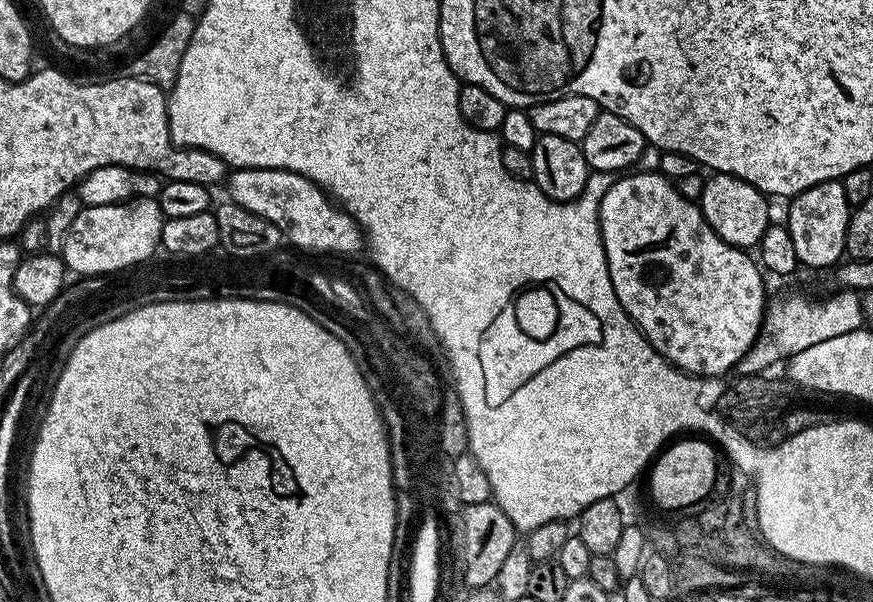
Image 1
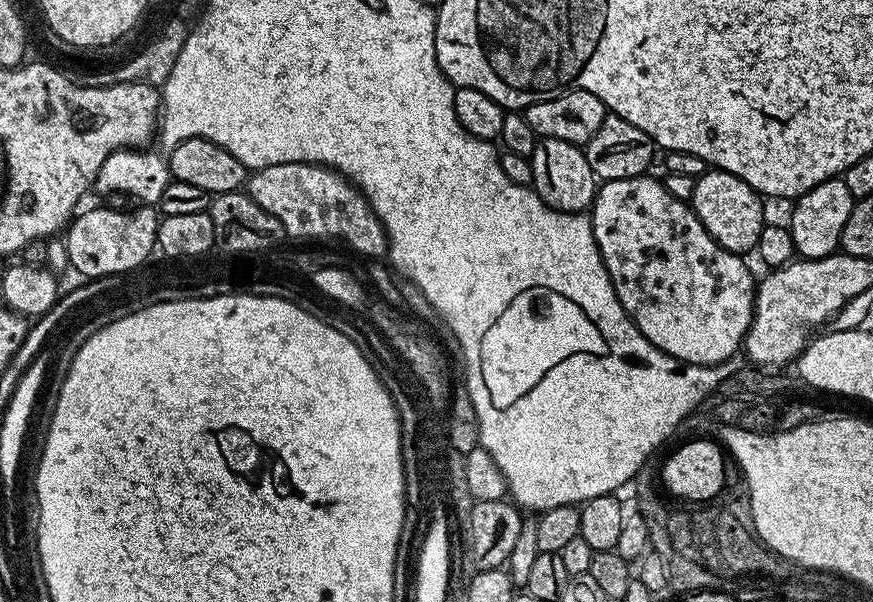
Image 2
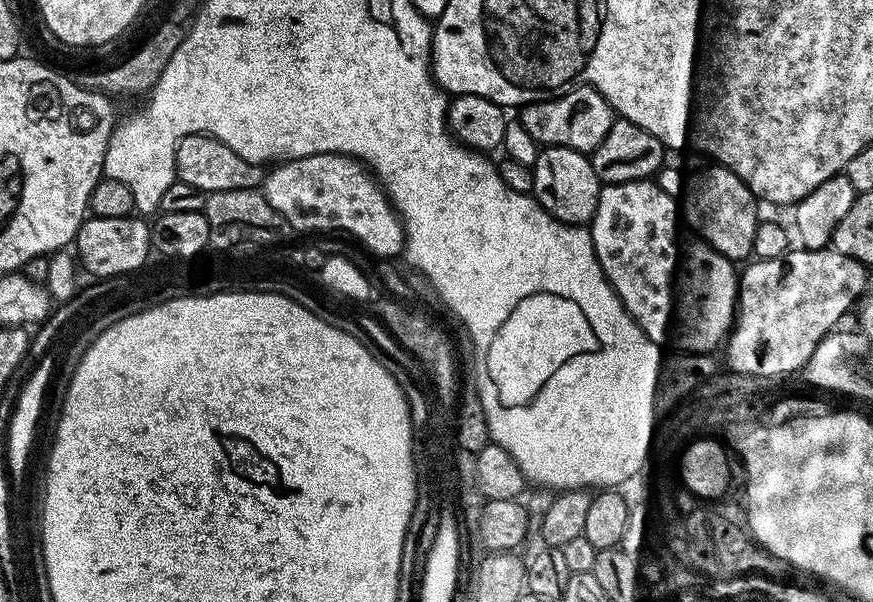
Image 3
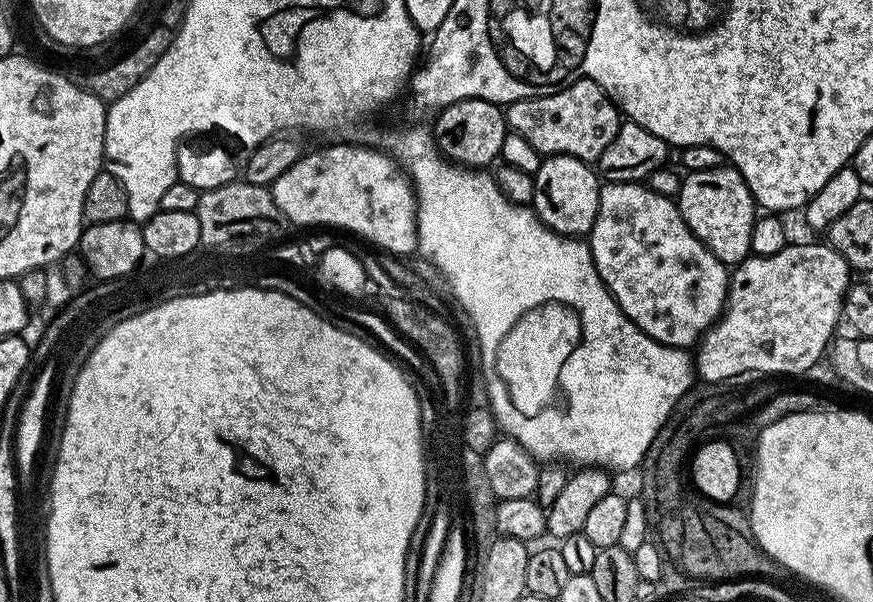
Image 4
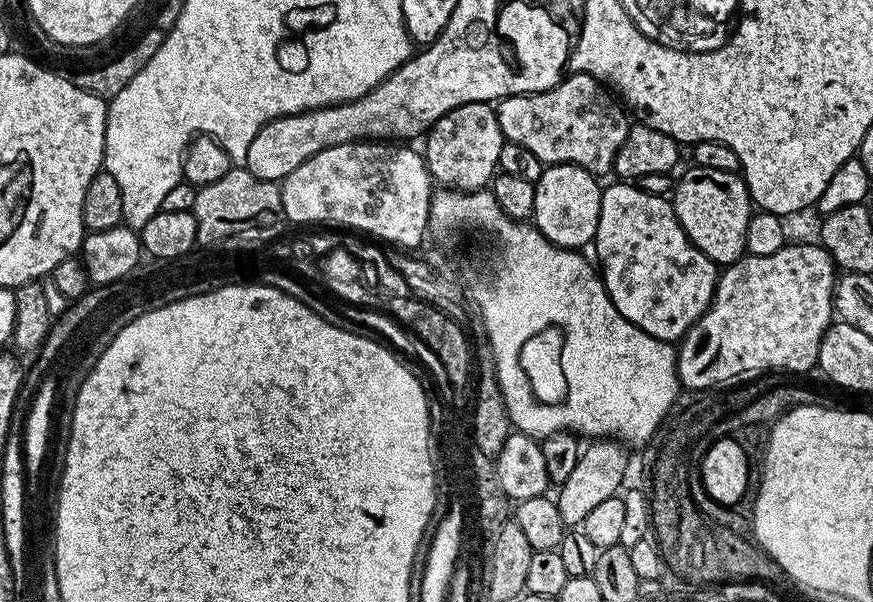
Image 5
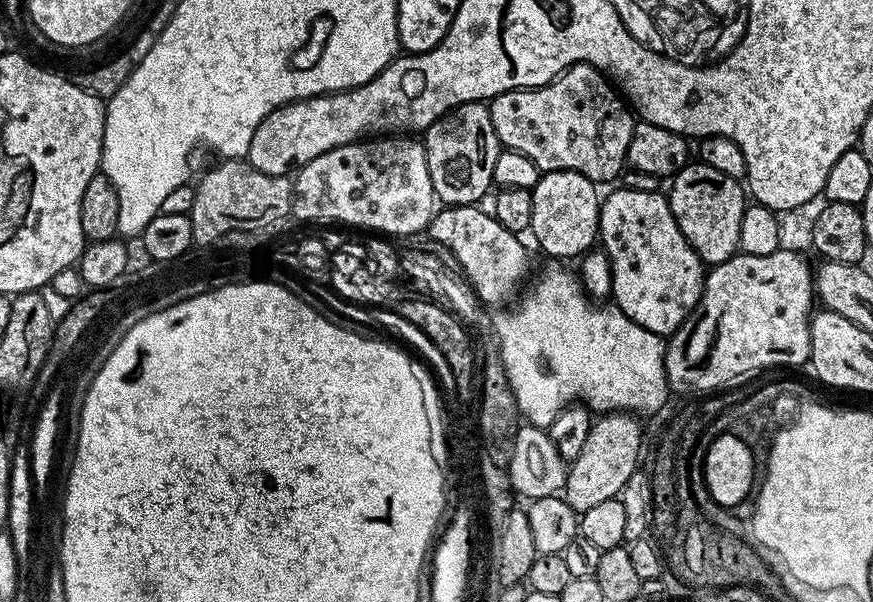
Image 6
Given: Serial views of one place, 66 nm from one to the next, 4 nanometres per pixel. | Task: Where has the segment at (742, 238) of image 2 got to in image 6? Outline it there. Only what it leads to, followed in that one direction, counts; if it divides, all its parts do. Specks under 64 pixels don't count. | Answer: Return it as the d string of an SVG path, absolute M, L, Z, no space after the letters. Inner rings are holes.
M703 162L685 164L671 177L670 184L672 192L667 193L668 205L682 234L705 265L715 266L737 255L740 246L738 230L742 230L742 214L746 207L745 185Z

